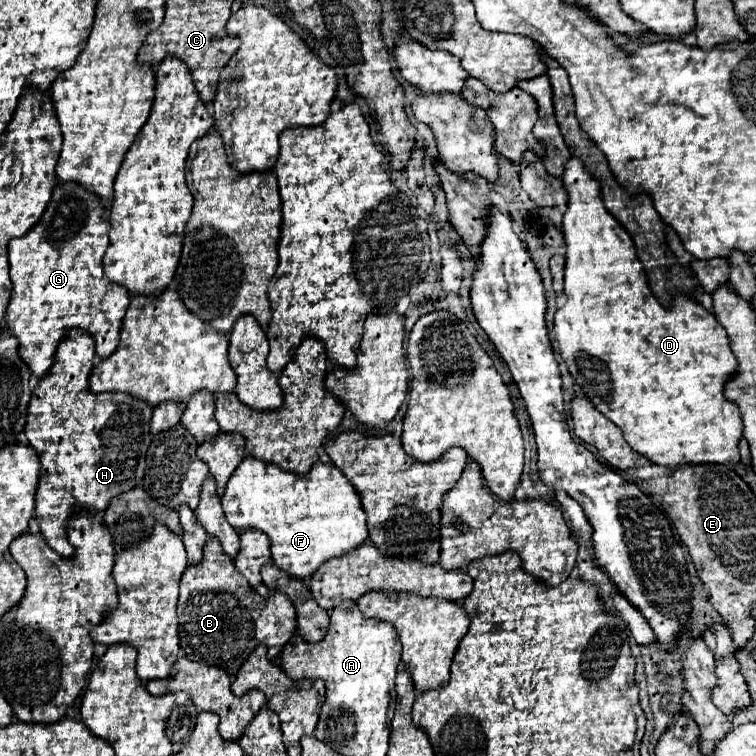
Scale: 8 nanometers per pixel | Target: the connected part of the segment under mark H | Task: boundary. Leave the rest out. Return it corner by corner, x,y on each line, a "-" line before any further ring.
69,331
69,335
65,335
65,339
61,339
57,347
53,367
39,379
37,387
33,389
27,409
25,435
41,461
39,485
35,493
35,515
49,547
65,557
73,555
73,547
67,541
67,519
77,507
85,507
93,511
93,515
101,513
113,497
139,485
145,473
145,455
151,439
149,421
153,415
153,407
149,407
149,403
141,403
141,399
133,399
133,395
125,393
93,395
89,391
93,355
93,337
87,331

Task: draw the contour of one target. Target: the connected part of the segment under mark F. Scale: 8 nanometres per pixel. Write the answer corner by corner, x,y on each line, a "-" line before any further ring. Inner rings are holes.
245,457
239,463
239,467
233,471
231,479
227,481
227,489
221,497
221,503
225,517
233,529
241,531
247,527
255,527
265,531
271,541
273,563
297,579
311,577
321,563
325,563
331,557
339,557
345,555
347,551
353,551
369,535
365,511
357,489
333,463
317,461
307,475
295,475
289,471
281,471
279,465

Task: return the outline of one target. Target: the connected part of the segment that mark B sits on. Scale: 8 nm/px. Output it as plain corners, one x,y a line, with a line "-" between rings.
213,537
205,543
201,563
189,565
181,577
177,617
181,637
179,655
217,665
231,677
239,671
257,643
265,643
269,649
267,657
275,659
297,627
291,599
281,591
271,591
265,599
261,599
249,587
249,581
239,575
233,559
221,551
221,543

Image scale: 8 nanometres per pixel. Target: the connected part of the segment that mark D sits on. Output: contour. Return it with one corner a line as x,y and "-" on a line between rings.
571,157
565,163
563,185
569,191
569,207
567,207
565,217
563,217
563,233
565,233
565,245
567,245
567,255
565,255
567,257
567,263
565,263
567,303
561,309
557,309
557,313
555,313
555,335
557,335
557,343
559,343
559,353
565,359
569,373
573,375
575,383
589,397
589,401
595,405
595,409
599,413
603,413
607,419
611,419
623,431
625,441
637,453
645,455
649,461
663,465
663,467
669,467
673,471
681,465
693,465
693,463
719,463
719,465
729,465
729,467
737,465
739,463
739,441
741,441
741,433
743,433
743,423
741,423
741,415
739,415
737,405
729,403
723,397
725,383
737,373
737,359
735,359
735,355
729,347
729,339
725,335
725,329
717,323
717,319
709,311
705,311
701,307
701,303
697,303
693,299
685,299
683,295
675,295
671,309
661,307
657,297
655,297
655,303
645,303
645,301
651,301
653,293
651,293
648,282
646,282
643,265
637,261
633,241
627,235
627,231
619,225
619,221
605,209
605,205
601,201
601,193
599,193
599,183
583,169
581,159

